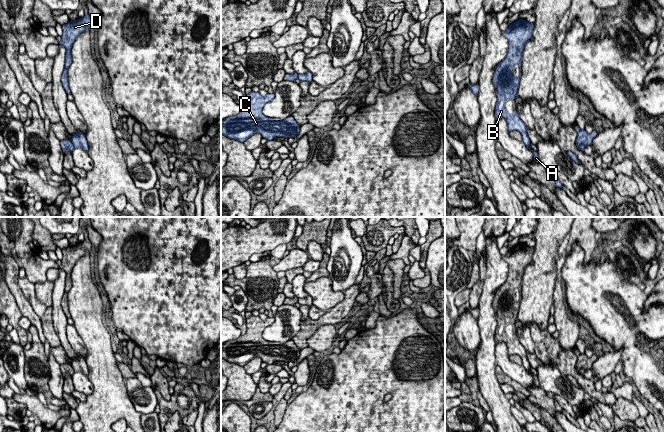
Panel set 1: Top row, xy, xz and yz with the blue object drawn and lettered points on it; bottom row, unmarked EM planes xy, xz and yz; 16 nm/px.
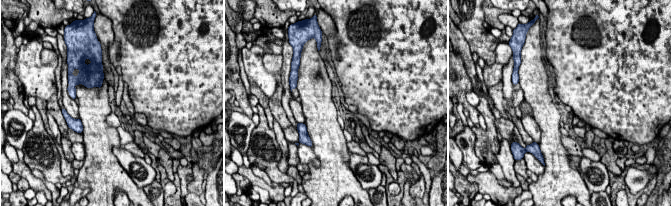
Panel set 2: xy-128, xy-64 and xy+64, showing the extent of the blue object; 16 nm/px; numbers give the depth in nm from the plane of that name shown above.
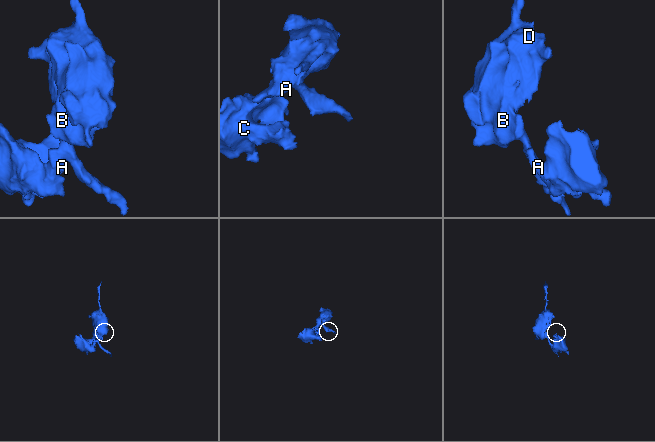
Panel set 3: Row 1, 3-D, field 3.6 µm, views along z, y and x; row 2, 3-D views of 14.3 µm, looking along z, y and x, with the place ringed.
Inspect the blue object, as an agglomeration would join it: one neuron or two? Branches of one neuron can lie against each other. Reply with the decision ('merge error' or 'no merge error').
merge error

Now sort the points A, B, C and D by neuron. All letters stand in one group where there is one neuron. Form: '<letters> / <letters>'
A C / B D

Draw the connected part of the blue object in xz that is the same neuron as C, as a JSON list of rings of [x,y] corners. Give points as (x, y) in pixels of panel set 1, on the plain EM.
[[[251,315],[246,319],[246,333],[221,345],[221,359],[242,367],[255,357],[268,364],[275,361],[296,361],[300,356],[300,350],[293,340],[278,345],[262,338],[264,329],[274,321],[274,317],[262,320],[259,316]]]

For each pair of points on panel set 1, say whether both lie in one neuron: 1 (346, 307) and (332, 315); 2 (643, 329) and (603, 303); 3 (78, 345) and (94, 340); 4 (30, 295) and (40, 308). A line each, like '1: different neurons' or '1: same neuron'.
1: same neuron
2: same neuron
3: different neurons
4: same neuron

